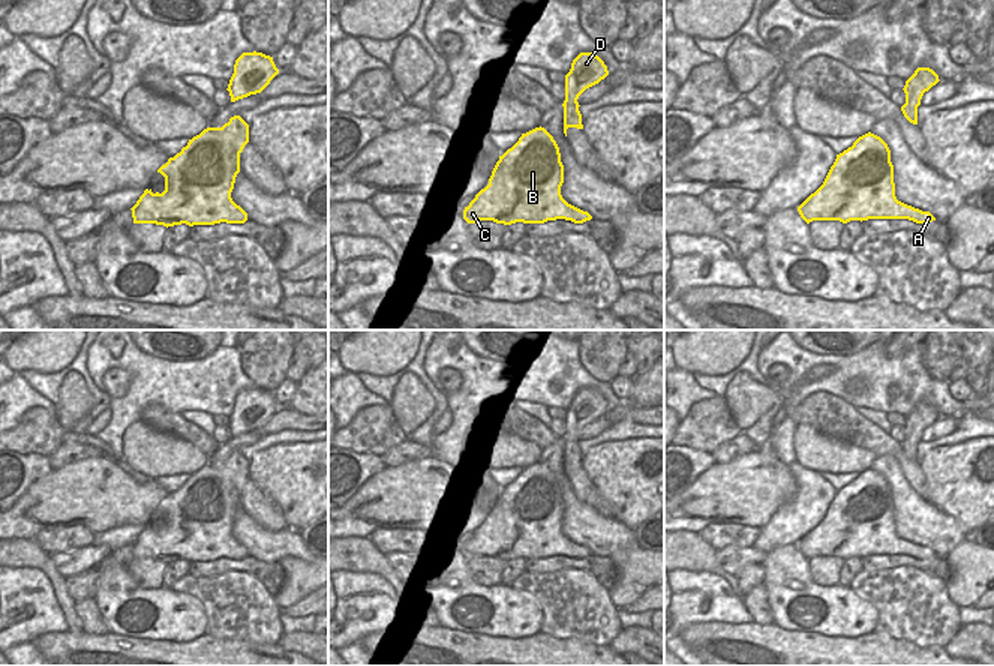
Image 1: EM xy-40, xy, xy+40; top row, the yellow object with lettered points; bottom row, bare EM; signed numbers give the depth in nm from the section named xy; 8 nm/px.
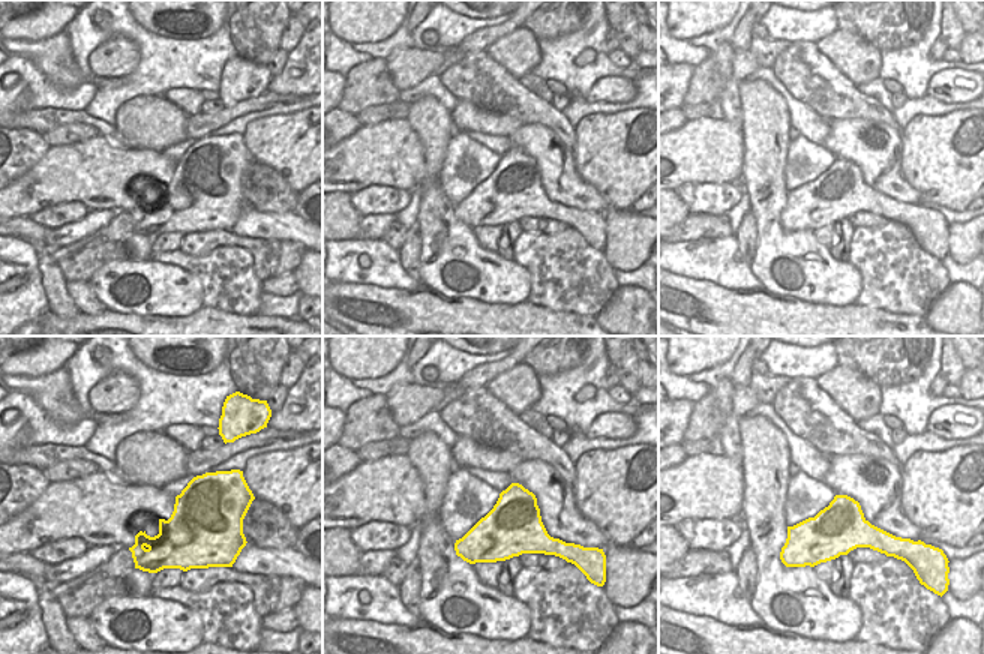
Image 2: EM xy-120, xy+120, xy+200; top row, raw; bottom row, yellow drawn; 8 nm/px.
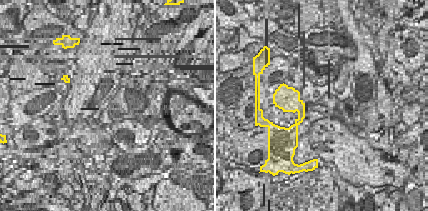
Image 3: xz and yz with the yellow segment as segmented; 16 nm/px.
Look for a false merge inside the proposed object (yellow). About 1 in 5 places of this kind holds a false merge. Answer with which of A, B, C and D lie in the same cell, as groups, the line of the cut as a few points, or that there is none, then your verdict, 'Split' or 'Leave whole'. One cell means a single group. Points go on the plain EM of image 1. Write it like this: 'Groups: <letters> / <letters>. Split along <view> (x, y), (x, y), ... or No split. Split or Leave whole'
Groups: A B C D. No split. Leave whole

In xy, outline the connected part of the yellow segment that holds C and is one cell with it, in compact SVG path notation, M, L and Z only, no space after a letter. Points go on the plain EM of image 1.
M544 464L522 470L496 498L489 520L463 546L468 560L493 556L511 561L565 555L574 560L592 552L561 531L564 501L556 477Z

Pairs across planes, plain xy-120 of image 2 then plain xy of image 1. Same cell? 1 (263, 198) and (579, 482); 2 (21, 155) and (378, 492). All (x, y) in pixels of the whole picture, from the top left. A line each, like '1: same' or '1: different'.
1: same
2: different

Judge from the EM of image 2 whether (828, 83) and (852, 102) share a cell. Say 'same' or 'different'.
same

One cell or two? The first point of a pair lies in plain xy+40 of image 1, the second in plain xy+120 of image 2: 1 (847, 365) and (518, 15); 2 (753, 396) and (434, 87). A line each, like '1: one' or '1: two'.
1: one
2: two

